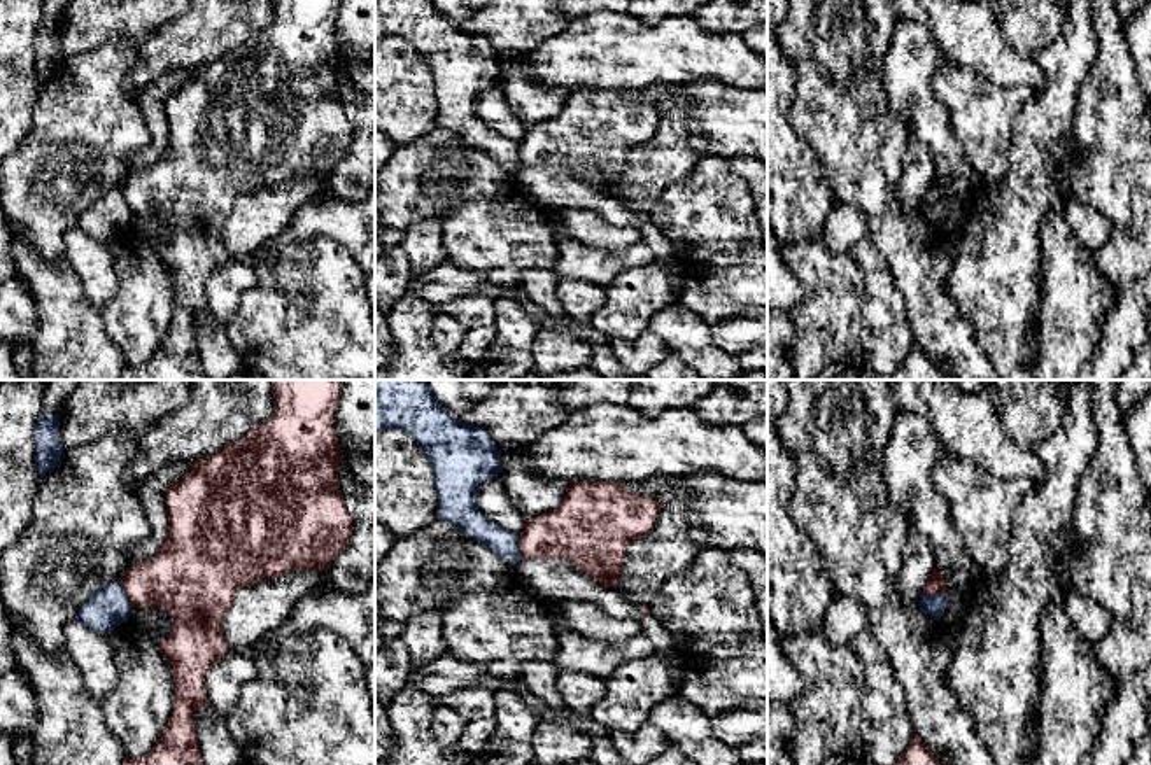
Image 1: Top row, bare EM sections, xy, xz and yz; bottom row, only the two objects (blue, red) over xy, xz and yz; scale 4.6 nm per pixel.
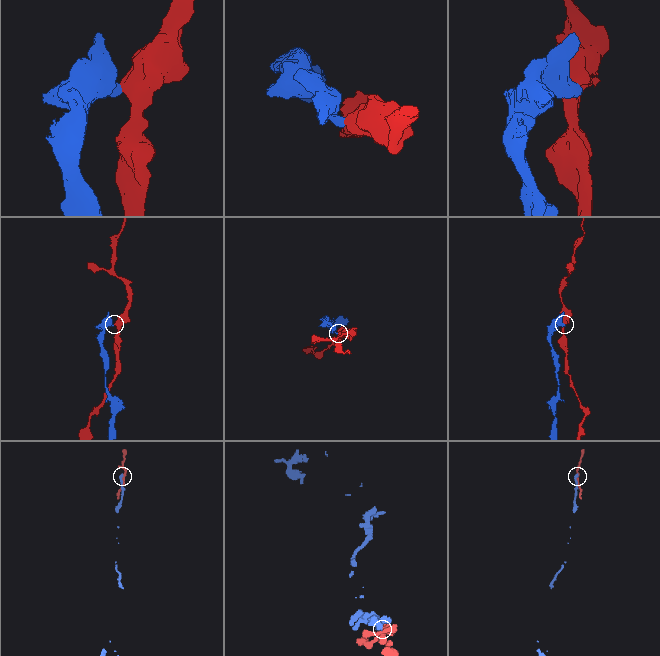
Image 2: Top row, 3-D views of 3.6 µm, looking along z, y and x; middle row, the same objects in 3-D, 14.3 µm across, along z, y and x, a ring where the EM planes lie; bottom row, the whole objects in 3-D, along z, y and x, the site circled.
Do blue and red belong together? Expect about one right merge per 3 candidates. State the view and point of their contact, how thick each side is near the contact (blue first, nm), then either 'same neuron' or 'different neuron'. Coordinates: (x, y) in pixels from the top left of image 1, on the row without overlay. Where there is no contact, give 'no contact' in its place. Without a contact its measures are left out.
meets blue in xy at (125, 202); 180 nm thick on the blue side, 300 nm on the other; different neuron

